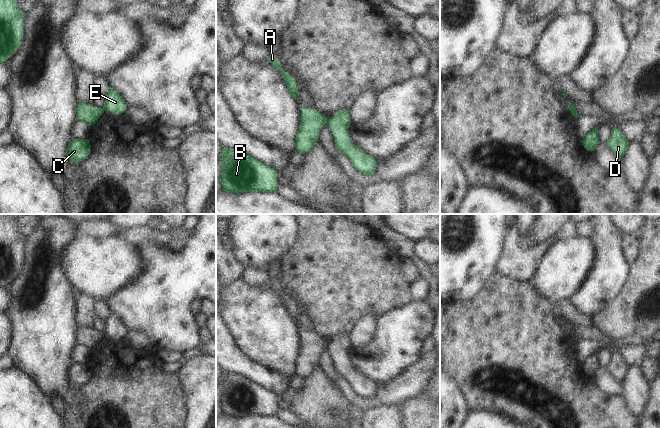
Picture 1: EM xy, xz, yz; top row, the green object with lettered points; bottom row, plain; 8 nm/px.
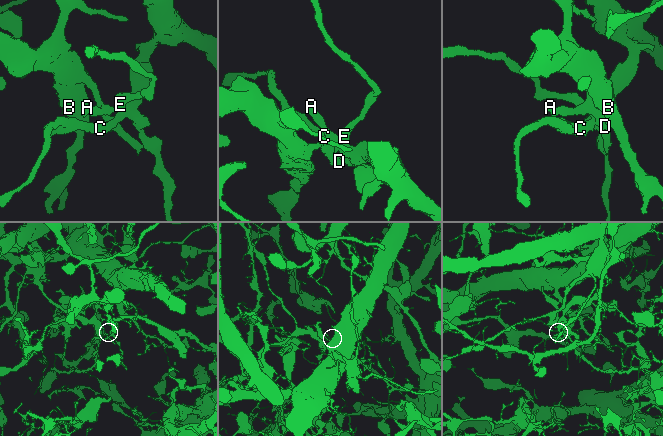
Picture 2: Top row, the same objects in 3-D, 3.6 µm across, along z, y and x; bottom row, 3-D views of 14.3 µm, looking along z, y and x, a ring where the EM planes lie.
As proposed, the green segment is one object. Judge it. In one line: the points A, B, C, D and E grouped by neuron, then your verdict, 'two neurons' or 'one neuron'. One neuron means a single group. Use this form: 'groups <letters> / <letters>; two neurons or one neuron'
groups A B D / C E; two neurons

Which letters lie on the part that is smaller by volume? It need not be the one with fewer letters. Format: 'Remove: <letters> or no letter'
Remove: A, B, D

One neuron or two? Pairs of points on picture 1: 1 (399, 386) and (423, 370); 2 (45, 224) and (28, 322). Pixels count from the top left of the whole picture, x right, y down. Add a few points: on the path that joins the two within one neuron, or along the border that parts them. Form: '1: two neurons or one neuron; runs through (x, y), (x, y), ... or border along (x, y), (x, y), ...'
1: one neuron; runs through (405, 385), (417, 376)
2: one neuron; runs through (49, 248), (51, 262), (45, 282), (43, 298)

